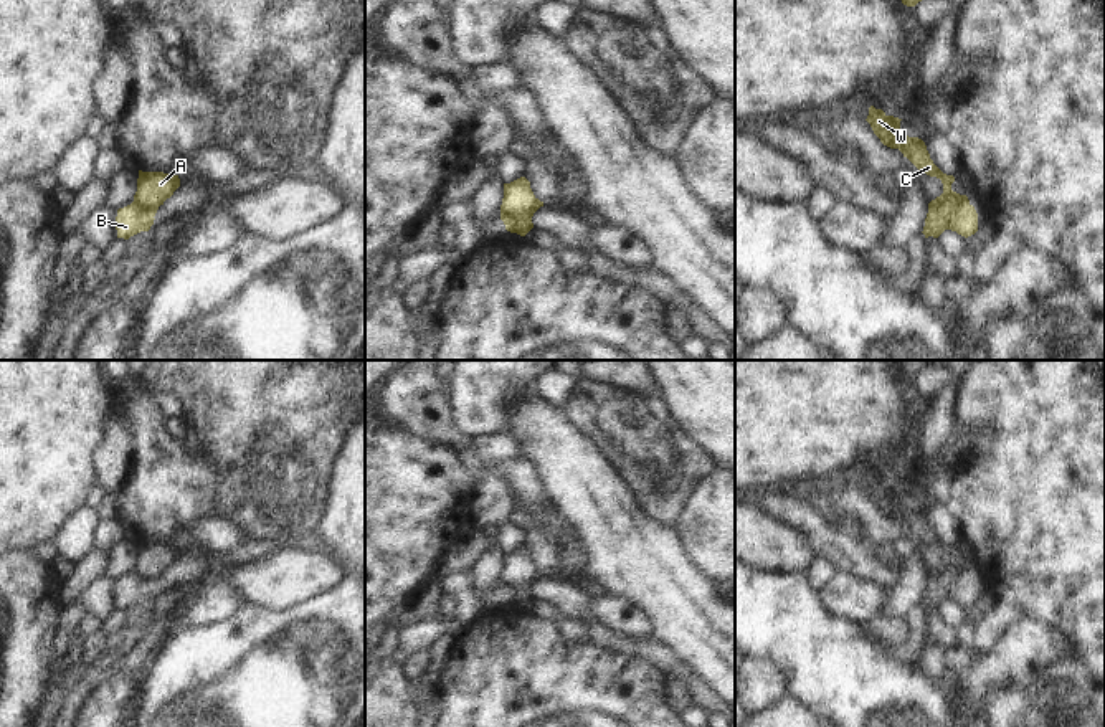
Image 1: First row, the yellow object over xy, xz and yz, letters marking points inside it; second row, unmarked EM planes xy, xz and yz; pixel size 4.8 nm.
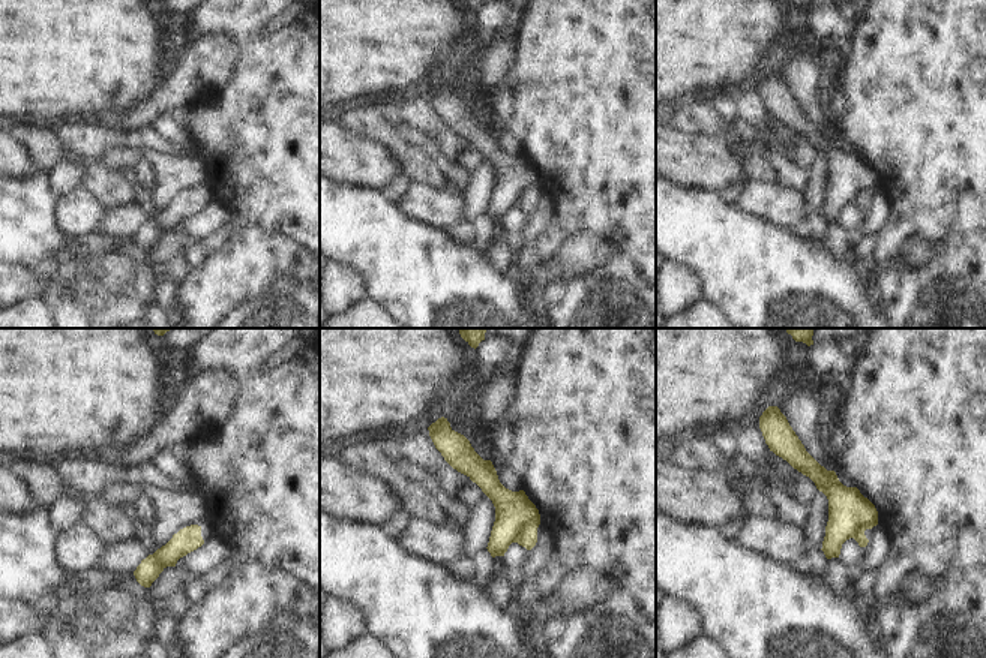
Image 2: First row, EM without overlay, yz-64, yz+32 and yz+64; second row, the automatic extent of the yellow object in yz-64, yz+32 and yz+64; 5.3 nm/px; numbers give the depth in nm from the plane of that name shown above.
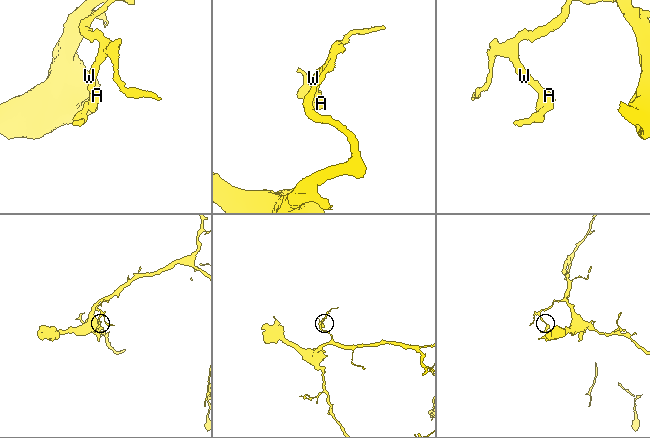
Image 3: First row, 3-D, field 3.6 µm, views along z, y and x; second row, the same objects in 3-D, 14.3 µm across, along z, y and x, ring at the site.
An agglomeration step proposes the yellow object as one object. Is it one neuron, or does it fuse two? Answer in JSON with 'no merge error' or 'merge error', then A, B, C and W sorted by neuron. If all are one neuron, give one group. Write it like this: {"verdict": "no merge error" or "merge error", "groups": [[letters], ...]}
{"verdict": "merge error", "groups": [["A", "C", "W"], ["B"]]}

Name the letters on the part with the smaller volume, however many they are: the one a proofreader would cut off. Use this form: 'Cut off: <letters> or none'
Cut off: B.

